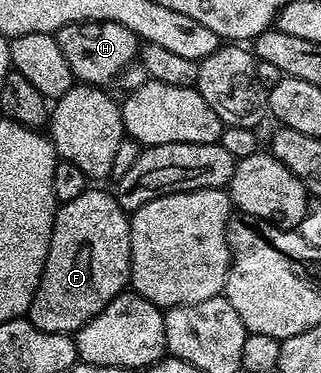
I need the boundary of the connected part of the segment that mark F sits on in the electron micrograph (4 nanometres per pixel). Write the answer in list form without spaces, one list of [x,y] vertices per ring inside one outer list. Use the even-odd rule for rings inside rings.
[[[88,186],[73,202],[59,204],[51,231],[43,277],[26,319],[37,330],[73,334],[89,318],[101,314],[131,278],[131,221],[110,191]]]

